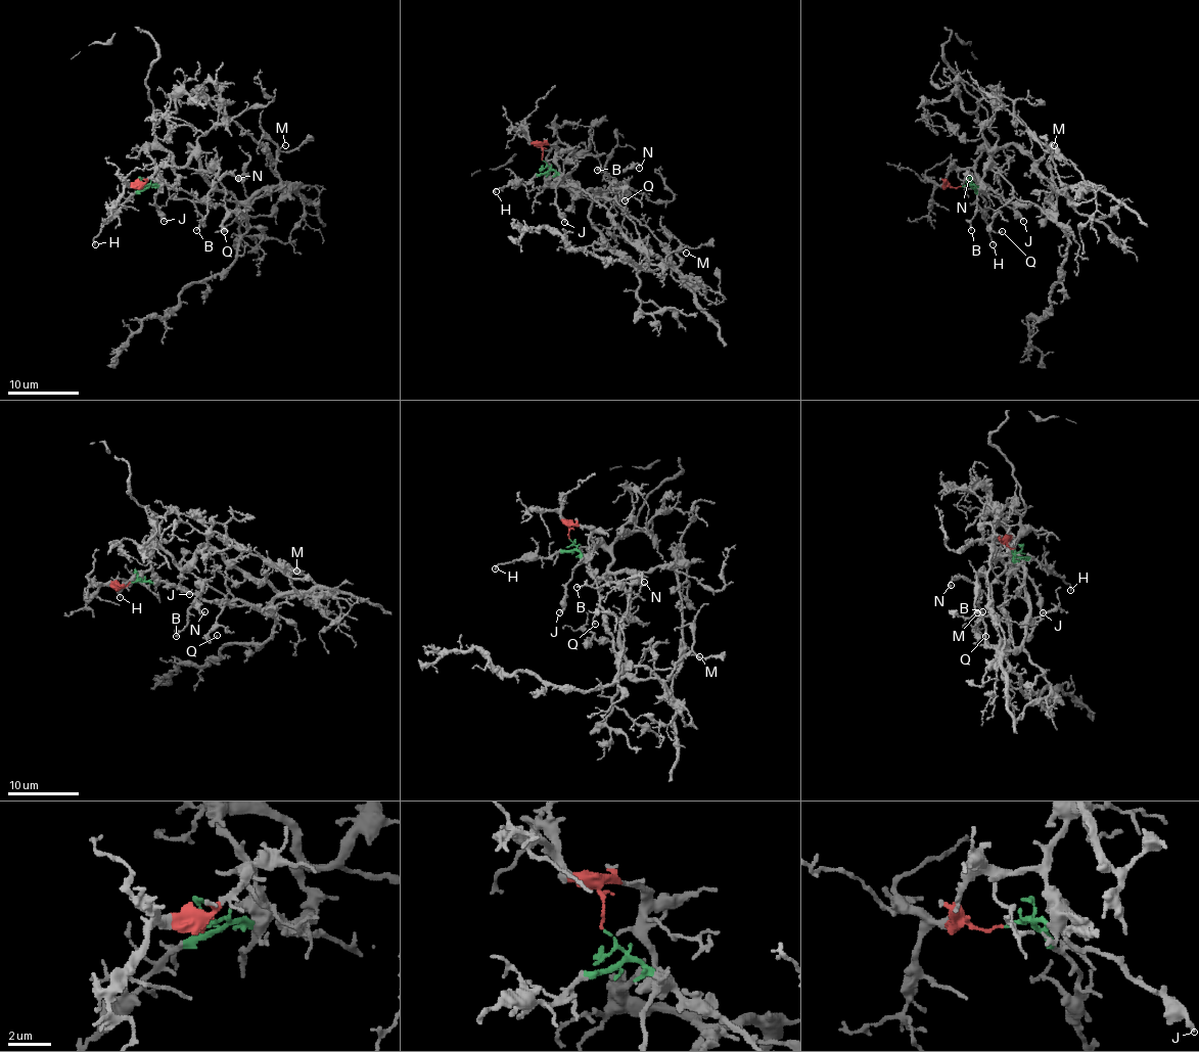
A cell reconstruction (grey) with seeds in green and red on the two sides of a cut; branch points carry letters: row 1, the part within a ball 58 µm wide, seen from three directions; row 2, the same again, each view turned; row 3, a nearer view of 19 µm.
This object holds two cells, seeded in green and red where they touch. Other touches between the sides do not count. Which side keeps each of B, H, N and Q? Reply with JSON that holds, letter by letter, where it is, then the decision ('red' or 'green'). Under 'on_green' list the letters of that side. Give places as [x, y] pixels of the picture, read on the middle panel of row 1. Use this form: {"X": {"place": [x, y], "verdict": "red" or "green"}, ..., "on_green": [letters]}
{"B": {"place": [597, 170], "verdict": "red"}, "H": {"place": [496, 191], "verdict": "green"}, "N": {"place": [639, 168], "verdict": "red"}, "Q": {"place": [625, 200], "verdict": "red"}, "on_green": ["H"]}

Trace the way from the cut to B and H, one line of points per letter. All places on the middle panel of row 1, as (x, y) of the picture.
B: (542, 158), (544, 144), (554, 147), (554, 185), (614, 195), (616, 183), (597, 169)
H: (542, 161), (546, 164), (544, 168), (529, 181), (503, 185), (496, 192)

